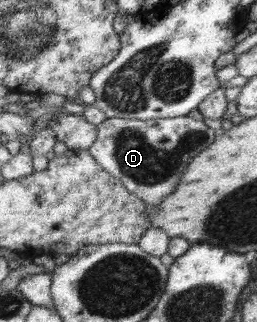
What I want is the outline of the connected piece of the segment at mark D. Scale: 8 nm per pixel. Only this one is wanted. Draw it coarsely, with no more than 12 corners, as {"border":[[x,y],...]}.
{"border":[[188,116],[108,117],[89,154],[159,205],[217,131]]}

